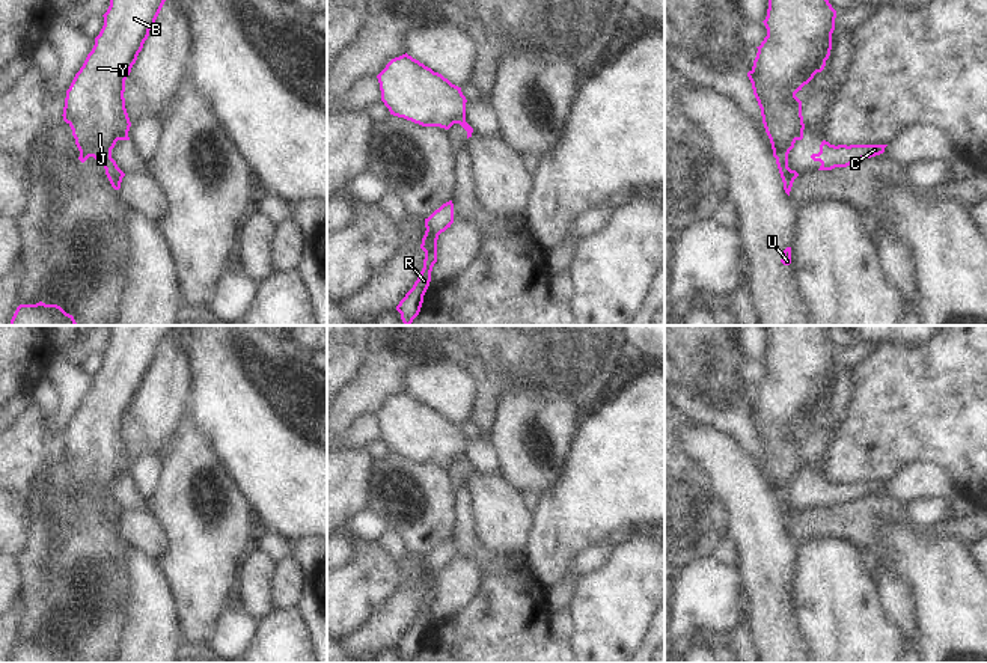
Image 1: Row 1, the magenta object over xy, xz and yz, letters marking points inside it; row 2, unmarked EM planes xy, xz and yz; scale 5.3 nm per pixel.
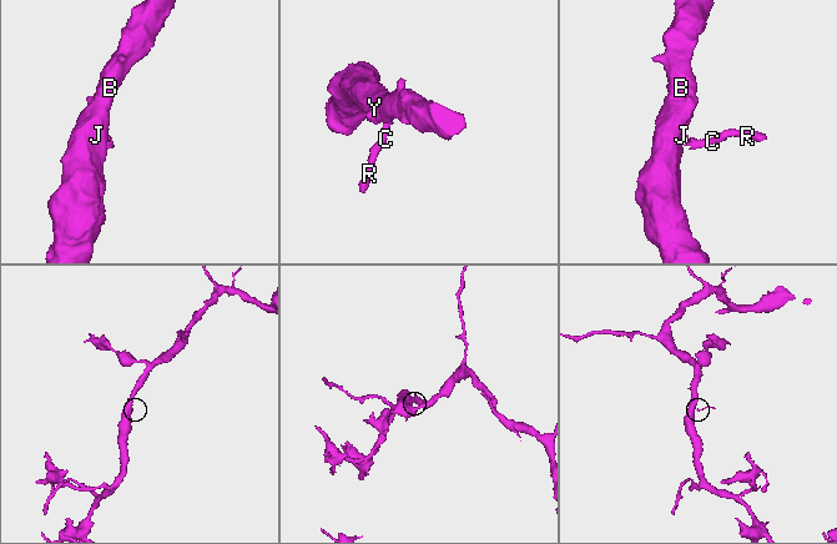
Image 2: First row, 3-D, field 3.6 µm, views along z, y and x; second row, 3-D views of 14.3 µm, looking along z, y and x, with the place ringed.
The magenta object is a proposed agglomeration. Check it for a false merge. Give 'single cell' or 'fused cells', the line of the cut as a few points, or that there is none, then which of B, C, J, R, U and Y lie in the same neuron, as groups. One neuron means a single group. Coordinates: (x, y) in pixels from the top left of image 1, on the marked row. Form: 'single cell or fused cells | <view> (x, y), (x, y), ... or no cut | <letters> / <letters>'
fused cells | yz (802, 131), (796, 139) | B J U Y / C R

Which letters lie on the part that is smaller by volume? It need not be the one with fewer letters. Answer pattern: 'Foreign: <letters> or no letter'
Foreign: C, R

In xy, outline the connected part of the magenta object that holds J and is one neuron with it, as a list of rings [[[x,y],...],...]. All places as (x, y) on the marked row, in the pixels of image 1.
[[[110,0],[108,9],[102,15],[104,26],[95,38],[95,45],[66,90],[62,116],[72,130],[75,145],[80,151],[78,160],[84,163],[89,157],[93,157],[99,161],[115,190],[121,188],[125,173],[112,158],[112,149],[118,140],[128,136],[131,127],[124,98],[125,80],[164,2],[166,0]]]

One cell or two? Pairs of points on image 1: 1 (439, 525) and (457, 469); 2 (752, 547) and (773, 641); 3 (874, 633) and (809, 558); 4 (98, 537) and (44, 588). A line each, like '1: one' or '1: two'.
1: two
2: one
3: one
4: one

